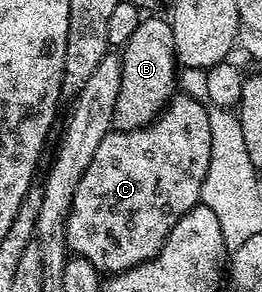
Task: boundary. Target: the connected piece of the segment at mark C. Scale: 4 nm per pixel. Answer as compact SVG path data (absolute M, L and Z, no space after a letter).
M182 92L172 97L165 110L147 126L138 127L132 131L111 129L110 133L104 136L104 140L100 140L100 148L96 148L96 156L92 156L92 164L88 164L88 172L84 172L84 176L80 176L80 184L76 184L76 196L72 196L72 208L66 221L66 244L69 253L88 260L106 276L119 274L128 268L136 268L156 257L164 244L164 240L172 232L174 225L193 206L199 205L202 197L204 176L208 176L208 160L212 160L212 124L208 124L209 115L210 110L199 99L191 98L189 94Z

